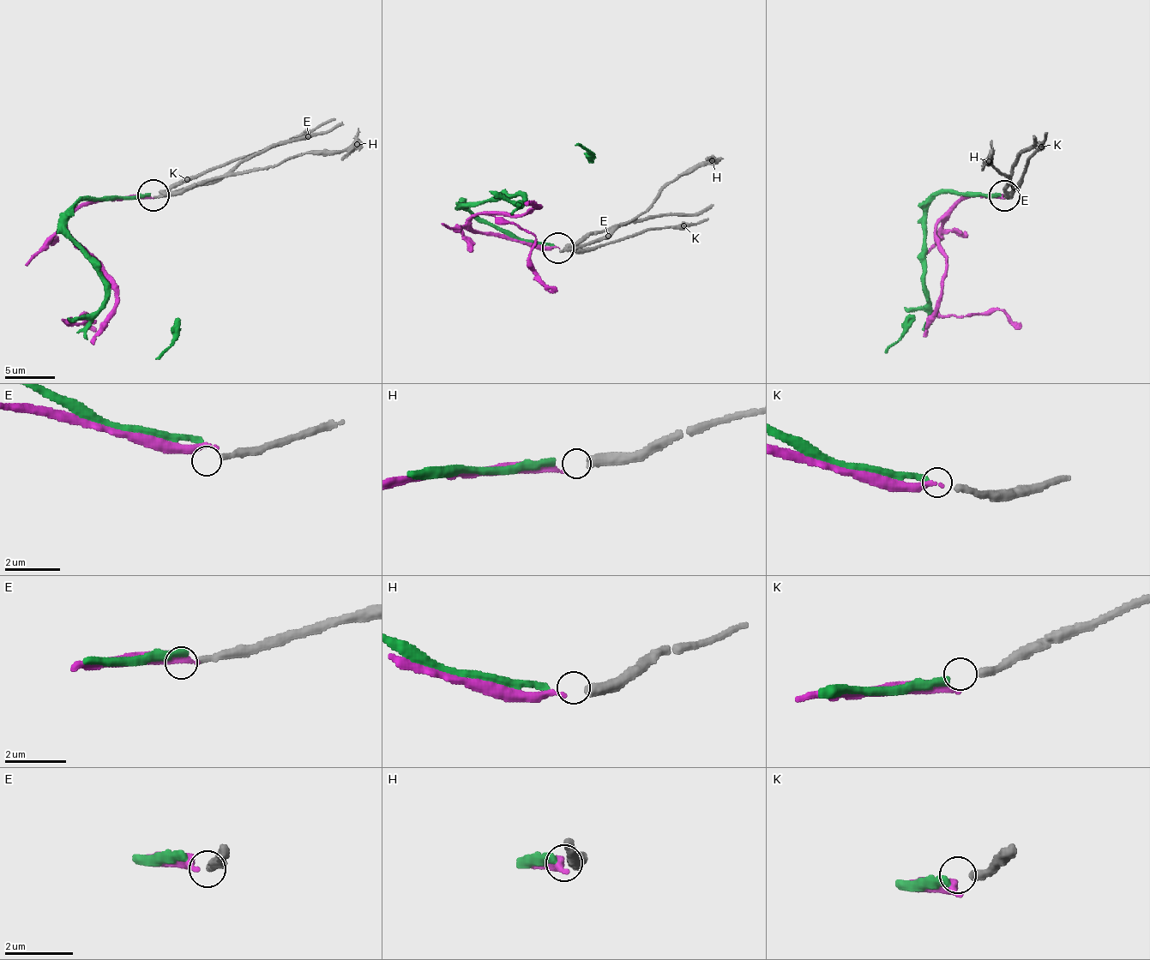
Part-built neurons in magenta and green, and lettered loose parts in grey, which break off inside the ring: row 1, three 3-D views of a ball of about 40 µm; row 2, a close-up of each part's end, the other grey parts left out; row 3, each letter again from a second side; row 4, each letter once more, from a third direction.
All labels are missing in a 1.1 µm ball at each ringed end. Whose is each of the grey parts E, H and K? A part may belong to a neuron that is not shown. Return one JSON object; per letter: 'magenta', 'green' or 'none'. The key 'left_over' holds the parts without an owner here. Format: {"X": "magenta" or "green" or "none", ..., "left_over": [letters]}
{"E": "none", "H": "magenta", "K": "green", "left_over": ["E"]}

